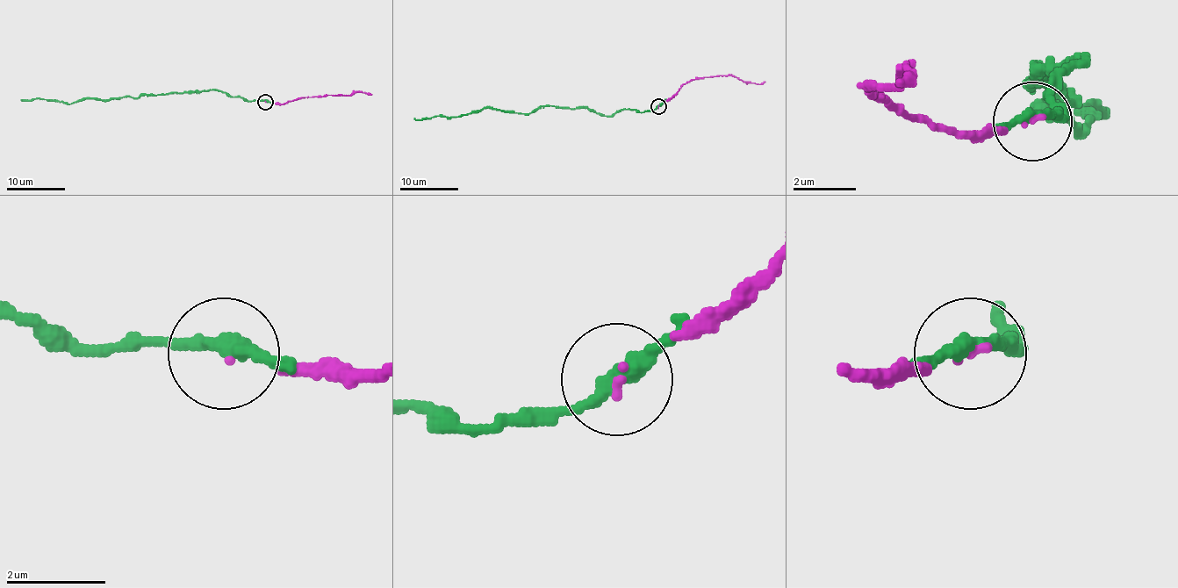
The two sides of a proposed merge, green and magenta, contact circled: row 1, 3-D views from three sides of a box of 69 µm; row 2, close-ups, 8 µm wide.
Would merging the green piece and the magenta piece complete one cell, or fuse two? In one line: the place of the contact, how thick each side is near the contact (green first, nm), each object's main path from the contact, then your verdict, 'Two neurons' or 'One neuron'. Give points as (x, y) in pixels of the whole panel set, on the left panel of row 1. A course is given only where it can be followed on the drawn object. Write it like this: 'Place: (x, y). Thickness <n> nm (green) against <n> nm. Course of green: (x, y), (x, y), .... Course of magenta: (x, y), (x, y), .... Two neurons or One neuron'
Place: (265, 102). Thickness 320 nm (green) against 130 nm. Course of green: (264, 102), (231, 97), (218, 90), (89, 99), (72, 103), (52, 99), (21, 99). Course of magenta: (264, 102), (286, 103), (299, 97), (356, 91), (371, 95). One neuron

